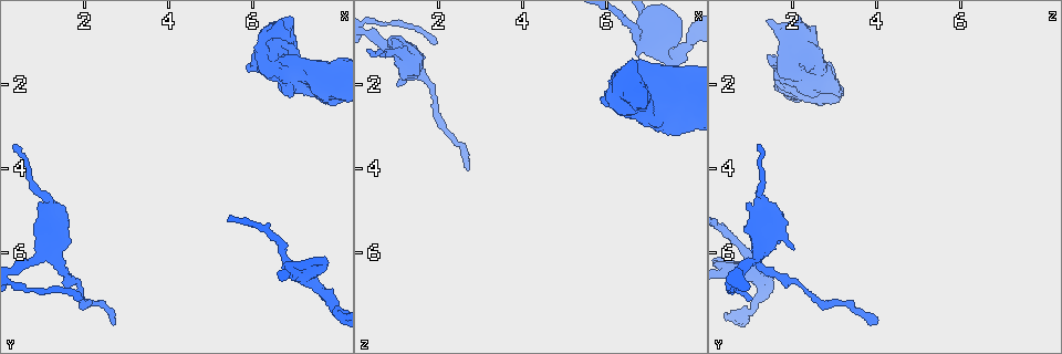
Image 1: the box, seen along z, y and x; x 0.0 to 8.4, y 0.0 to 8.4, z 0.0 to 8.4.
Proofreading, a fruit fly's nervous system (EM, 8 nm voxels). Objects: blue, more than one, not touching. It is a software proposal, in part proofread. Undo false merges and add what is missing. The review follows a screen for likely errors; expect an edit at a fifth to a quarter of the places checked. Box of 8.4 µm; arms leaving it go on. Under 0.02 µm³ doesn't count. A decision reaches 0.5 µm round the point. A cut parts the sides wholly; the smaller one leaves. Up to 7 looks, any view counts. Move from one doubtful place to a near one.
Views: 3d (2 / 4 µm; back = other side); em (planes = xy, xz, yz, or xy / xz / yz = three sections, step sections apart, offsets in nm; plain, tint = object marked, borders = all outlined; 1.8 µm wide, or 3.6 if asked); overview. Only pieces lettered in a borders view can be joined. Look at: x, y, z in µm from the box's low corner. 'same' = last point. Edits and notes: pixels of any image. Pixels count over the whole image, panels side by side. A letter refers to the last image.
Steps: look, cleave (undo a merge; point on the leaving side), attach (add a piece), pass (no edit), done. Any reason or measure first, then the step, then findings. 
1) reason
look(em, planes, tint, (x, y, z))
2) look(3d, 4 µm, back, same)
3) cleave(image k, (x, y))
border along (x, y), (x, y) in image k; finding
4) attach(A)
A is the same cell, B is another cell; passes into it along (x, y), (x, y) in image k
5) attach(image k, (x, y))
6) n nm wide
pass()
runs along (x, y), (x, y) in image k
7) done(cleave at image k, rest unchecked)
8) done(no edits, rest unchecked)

look(3d, 4 µm, (1.55, 6.40, 1.35))

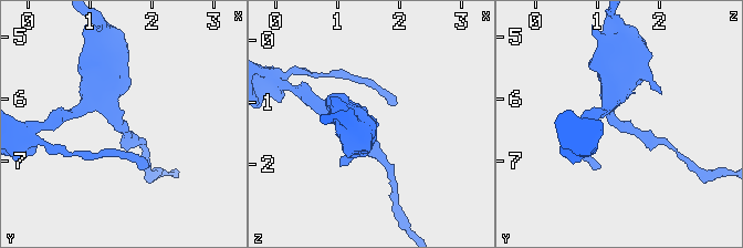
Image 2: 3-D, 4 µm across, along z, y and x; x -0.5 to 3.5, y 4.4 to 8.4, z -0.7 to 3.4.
shape alone is not enough
look(em, planes, borders, (1.50, 6.45, 1.45))

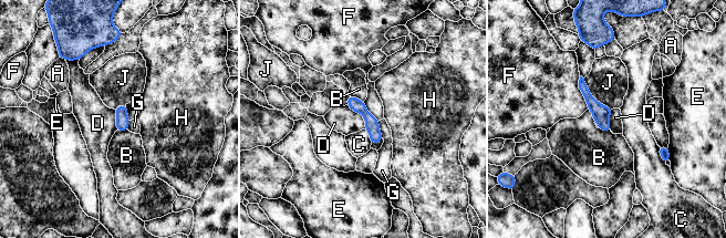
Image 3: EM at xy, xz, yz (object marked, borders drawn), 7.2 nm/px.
pass()
A, B, C, D, E, F, G, H and J are other cells; border along (346, 105), (362, 115), (365, 128) in image 3; all the same neuron

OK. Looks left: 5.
branch stops here
look(3d, 2 µm, back, (0.90, 4.85, 0.85))

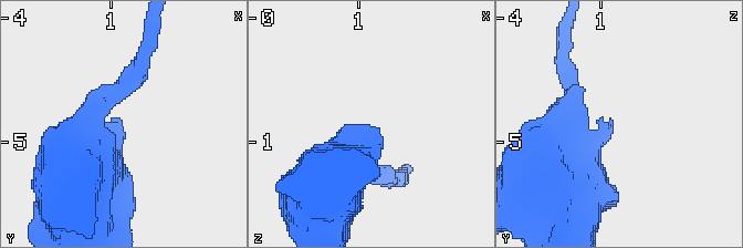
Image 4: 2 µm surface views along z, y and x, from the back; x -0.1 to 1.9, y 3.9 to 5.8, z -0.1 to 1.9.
look(em, 3.6 µm, planes, borders, (0.92, 4.80, 0.90))

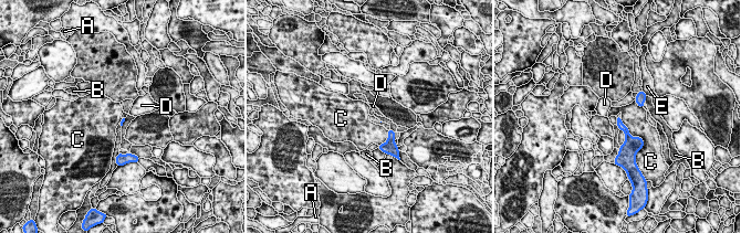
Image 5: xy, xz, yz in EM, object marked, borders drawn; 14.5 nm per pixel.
C touches over 550 nm
pass()
A, B, C, D and E are other cells; border along (619, 118), (628, 133), (644, 144) in image 5; none of them fits

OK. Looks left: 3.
branch stops here
look(em, xy, step 16, tint, (2.75, 7.60, 3.95))

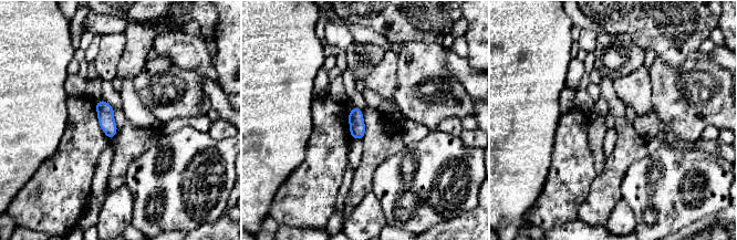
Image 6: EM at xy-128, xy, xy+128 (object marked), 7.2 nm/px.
look(em, planes, borders, same)

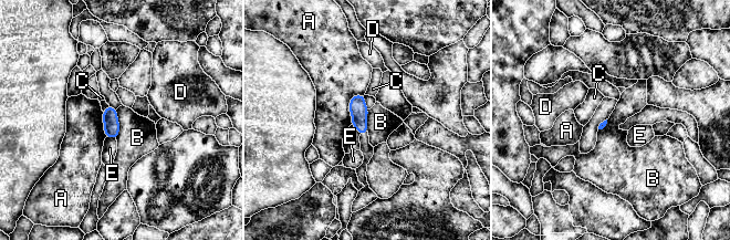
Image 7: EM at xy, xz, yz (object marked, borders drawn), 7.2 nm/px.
pass()
A, B, C, D and E are other cells; border along (115, 110), (118, 122), (116, 138) in image 7; no lettered piece goes on from it

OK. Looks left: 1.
done(no edits, rest unchecked)

